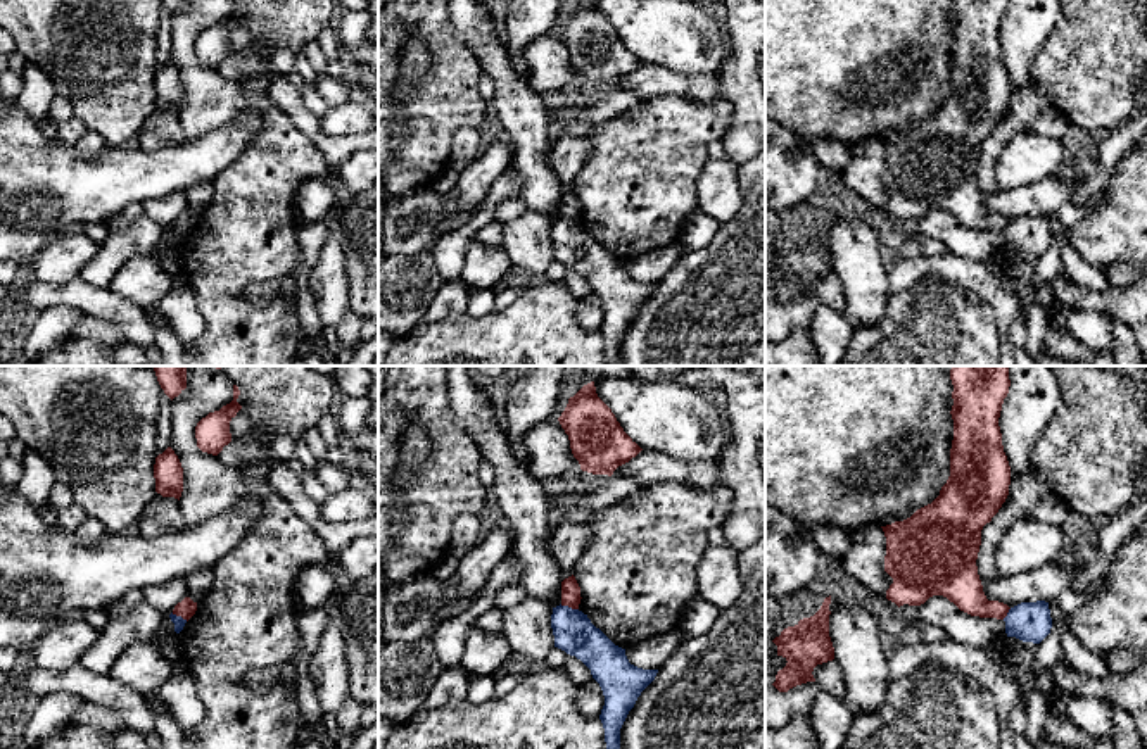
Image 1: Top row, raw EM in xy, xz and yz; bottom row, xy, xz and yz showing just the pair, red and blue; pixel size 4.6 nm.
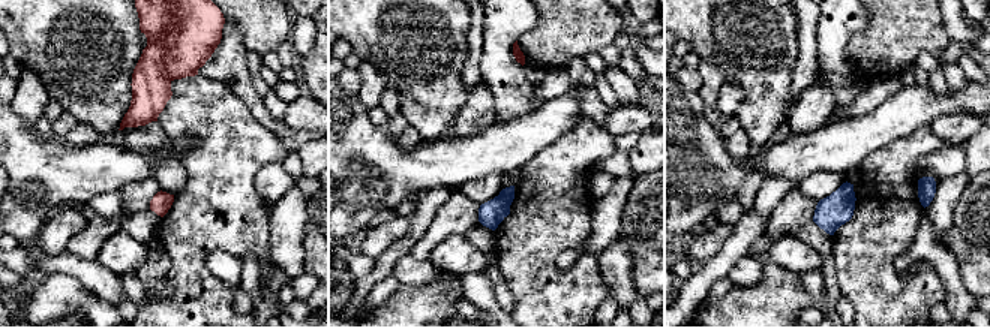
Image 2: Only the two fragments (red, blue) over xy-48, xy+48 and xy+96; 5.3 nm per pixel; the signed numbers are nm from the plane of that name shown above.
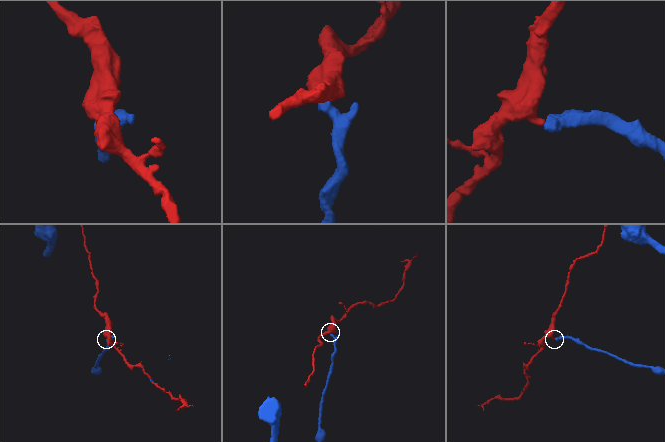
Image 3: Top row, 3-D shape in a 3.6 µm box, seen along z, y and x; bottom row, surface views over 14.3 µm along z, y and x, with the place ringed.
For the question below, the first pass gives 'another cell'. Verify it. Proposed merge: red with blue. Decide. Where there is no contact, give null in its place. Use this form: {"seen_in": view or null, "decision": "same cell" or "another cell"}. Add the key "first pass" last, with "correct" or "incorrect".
{"seen_in": "xz", "decision": "same cell", "first pass": "incorrect"}

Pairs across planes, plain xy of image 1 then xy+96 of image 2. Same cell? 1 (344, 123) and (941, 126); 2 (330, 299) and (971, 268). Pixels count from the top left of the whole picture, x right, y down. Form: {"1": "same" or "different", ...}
{"1": "same", "2": "different"}

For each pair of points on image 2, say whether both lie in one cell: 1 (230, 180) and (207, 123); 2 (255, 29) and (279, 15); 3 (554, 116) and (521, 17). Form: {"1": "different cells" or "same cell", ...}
{"1": "same cell", "2": "same cell", "3": "different cells"}

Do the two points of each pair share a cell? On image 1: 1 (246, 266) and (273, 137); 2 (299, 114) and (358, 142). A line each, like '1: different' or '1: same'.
1: same
2: same

